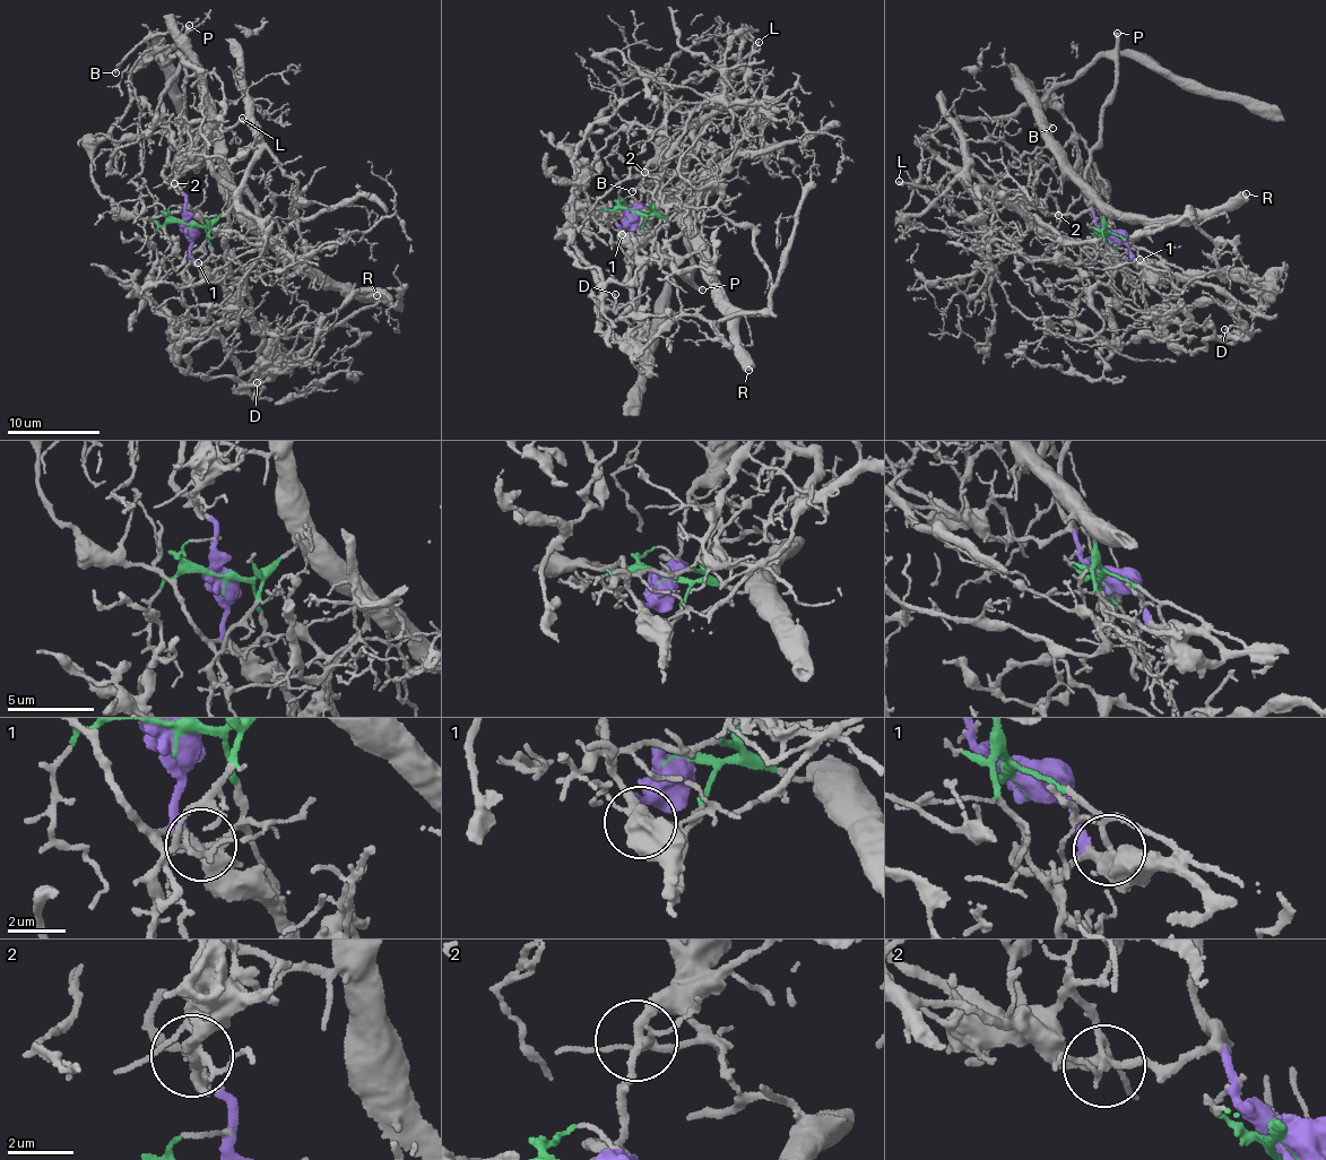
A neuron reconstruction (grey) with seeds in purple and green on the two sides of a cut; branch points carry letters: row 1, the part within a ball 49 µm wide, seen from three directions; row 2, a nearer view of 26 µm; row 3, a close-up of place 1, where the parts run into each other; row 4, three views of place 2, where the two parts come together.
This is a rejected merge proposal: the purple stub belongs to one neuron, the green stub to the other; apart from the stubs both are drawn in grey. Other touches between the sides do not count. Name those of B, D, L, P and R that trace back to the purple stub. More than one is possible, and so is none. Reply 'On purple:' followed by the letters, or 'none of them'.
On purple: D, L, P

